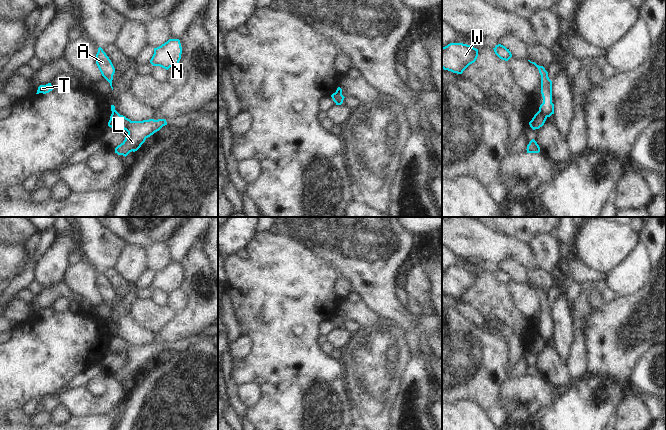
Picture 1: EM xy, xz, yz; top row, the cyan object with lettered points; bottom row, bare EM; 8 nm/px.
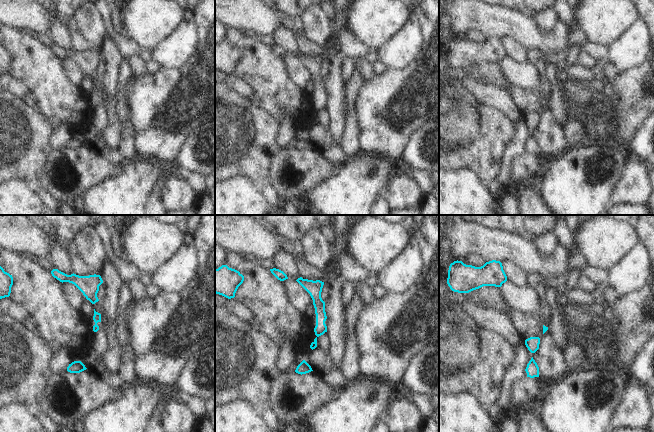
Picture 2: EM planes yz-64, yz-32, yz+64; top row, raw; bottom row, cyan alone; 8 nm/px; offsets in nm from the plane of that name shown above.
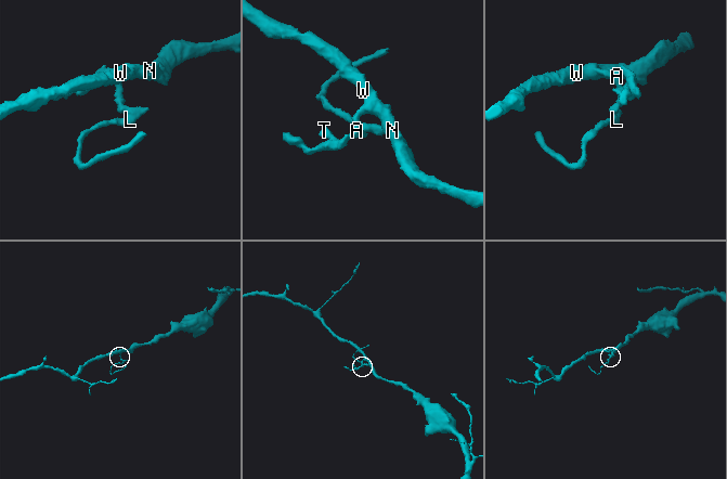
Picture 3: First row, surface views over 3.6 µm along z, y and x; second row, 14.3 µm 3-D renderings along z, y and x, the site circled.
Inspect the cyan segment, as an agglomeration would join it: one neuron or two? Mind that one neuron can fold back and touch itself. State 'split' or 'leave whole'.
split

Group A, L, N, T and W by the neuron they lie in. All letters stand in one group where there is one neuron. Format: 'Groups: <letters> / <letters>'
Groups: A N T W / L

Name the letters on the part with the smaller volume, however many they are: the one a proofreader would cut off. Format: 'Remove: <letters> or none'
Remove: L

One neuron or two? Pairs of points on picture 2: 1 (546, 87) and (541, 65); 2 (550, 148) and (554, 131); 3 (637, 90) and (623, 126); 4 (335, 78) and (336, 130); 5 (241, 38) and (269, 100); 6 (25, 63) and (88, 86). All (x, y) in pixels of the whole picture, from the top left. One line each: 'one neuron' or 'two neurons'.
1: one neuron
2: one neuron
3: one neuron
4: one neuron
5: one neuron
6: two neurons

